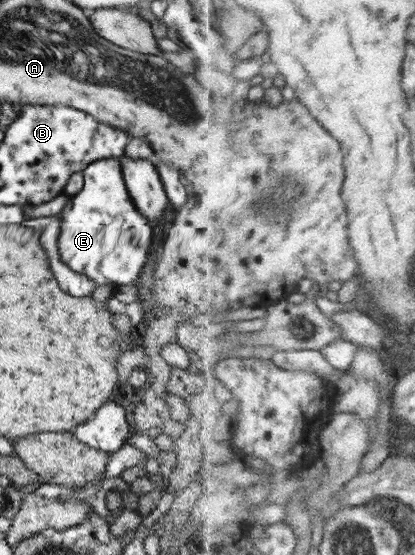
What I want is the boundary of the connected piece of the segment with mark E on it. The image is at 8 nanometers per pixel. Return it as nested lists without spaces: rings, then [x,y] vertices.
[[[105,158],[88,164],[82,170],[83,187],[73,195],[66,195],[67,201],[61,208],[61,213],[57,214],[61,218],[57,238],[59,260],[69,270],[93,280],[95,287],[103,286],[103,284],[112,286],[135,284],[139,271],[143,271],[143,265],[147,262],[147,253],[152,242],[151,225],[135,209],[122,176],[119,158]]]

